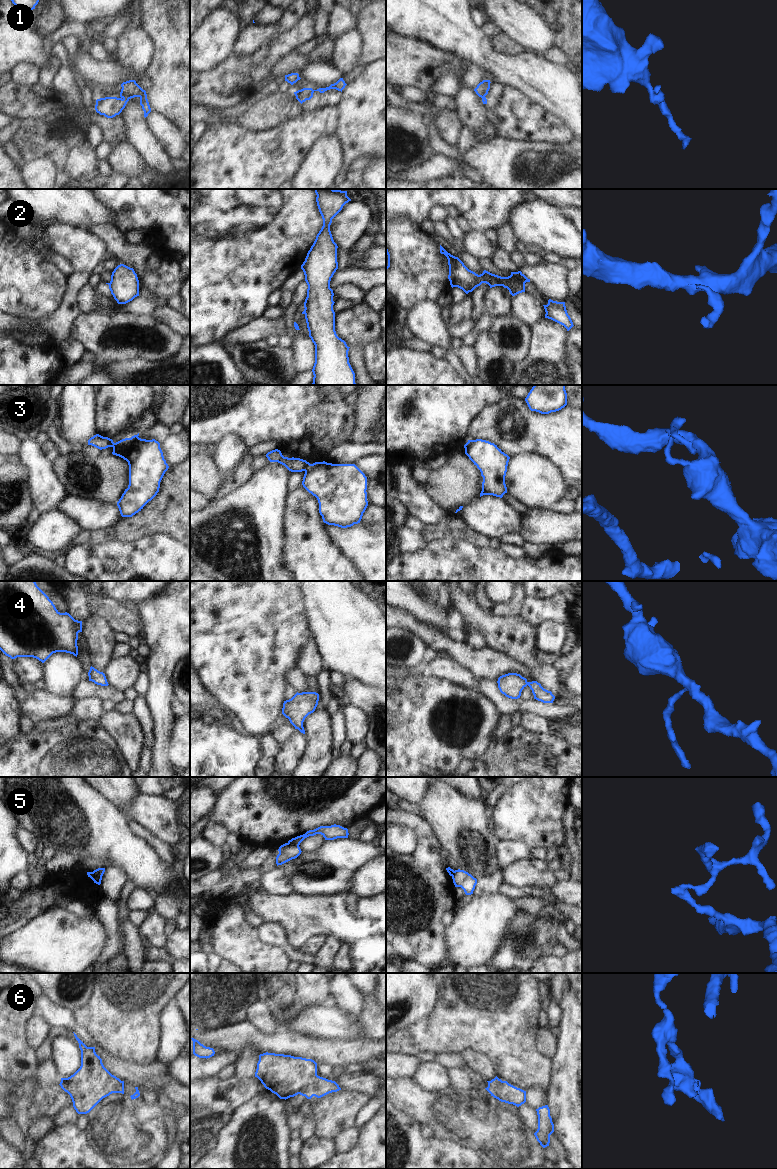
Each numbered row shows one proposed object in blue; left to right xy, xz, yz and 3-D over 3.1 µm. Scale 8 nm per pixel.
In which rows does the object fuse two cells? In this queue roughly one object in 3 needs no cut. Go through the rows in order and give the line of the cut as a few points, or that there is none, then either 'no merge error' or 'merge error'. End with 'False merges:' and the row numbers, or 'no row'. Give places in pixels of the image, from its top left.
1: cut xy (123, 97), (129, 98); merge error
2: cut xz (304, 302), (306, 306), (305, 313); merge error
3: cut xz (310, 464), (305, 471); merge error
4: cut none; no merge error
5: cut xz (287, 843), (298, 846); merge error
6: cut none; no merge error
False merges: 1, 2, 3, 5

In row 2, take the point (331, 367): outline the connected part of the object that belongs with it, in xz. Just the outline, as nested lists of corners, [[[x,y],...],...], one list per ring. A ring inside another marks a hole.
[[[315,189],[315,193],[323,226],[301,265],[308,285],[305,319],[309,337],[315,345],[312,384],[356,385],[348,357],[350,347],[335,331],[334,293],[330,288],[331,278],[338,269],[338,246],[333,240],[330,225],[351,199],[347,191]]]

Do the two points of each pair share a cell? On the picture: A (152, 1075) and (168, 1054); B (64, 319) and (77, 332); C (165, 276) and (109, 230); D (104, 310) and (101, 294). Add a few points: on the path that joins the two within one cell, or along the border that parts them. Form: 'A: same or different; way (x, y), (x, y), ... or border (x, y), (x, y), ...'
A: different; border (157, 1060), (168, 1064)
B: different; border (80, 313), (69, 325), (65, 338)
C: same; way (150, 276), (118, 245)
D: same; way (104, 306), (104, 298)

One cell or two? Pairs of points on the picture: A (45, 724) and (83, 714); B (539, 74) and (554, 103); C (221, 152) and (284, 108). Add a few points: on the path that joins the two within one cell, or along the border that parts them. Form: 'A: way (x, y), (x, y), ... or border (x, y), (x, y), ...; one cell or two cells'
A: way (54, 724), (74, 717); one cell
B: way (544, 81), (554, 91), (554, 96); one cell
C: border (231, 121), (253, 130), (266, 130), (276, 126); two cells

